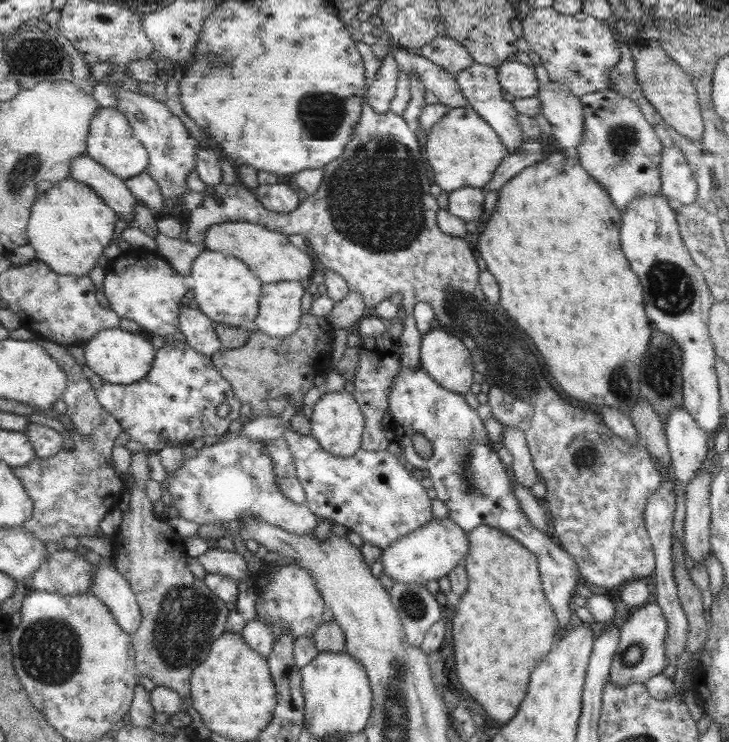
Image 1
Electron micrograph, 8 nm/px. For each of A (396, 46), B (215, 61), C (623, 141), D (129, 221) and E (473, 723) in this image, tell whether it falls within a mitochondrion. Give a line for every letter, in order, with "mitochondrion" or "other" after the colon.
A: other
B: mitochondrion
C: mitochondrion
D: other
E: other

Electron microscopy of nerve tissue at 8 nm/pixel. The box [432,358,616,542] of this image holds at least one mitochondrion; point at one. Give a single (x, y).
(471, 489)

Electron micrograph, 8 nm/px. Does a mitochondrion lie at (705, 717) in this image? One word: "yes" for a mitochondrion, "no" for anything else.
no

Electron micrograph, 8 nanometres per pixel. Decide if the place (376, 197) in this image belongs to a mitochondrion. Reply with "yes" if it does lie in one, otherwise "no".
yes

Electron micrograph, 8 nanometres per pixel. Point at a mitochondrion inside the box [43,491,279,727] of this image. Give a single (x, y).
(186, 621)

